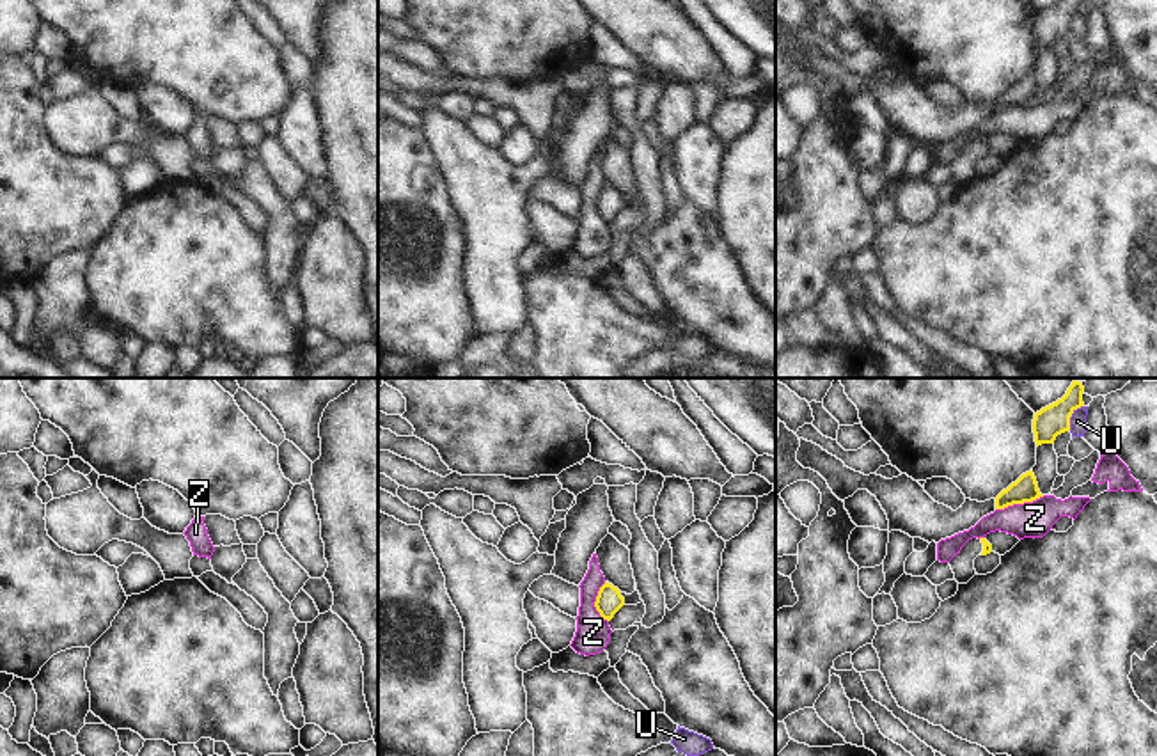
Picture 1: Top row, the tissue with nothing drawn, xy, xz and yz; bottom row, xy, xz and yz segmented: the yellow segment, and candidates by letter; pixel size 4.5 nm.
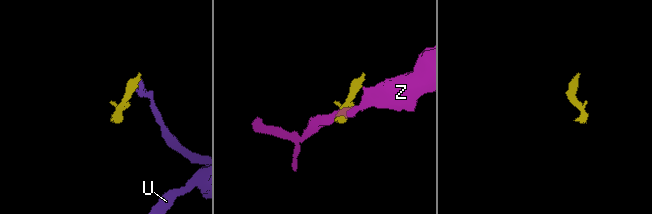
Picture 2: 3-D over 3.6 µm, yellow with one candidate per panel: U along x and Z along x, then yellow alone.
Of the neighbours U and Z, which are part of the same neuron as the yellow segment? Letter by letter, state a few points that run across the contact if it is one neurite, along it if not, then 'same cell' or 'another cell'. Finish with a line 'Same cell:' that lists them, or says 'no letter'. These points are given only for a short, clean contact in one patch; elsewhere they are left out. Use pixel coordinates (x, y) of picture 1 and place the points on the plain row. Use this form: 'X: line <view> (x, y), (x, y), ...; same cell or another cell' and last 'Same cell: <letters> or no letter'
U: line yz (1083, 7), (1072, 16), (1069, 32); another cell
Z: line yz (1044, 98), (996, 112); another cell
Same cell: no letter

